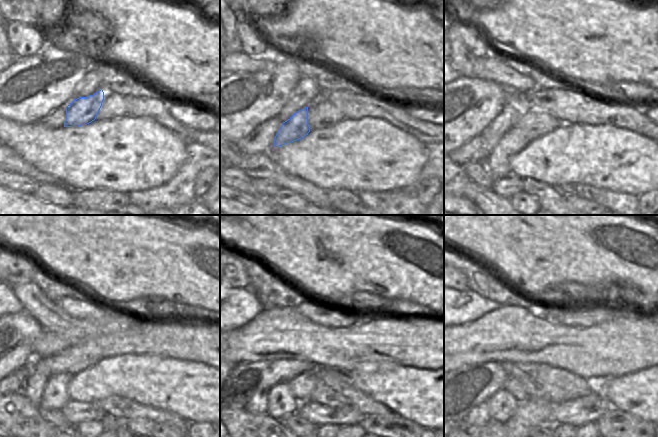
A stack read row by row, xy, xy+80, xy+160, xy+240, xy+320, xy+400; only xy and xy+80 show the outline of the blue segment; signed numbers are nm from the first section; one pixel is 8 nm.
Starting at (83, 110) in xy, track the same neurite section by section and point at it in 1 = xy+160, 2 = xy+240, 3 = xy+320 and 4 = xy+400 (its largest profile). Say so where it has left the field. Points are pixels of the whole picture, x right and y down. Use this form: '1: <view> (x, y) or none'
1: xy+160 (498, 162)
2: xy+240 (55, 396)
3: xy+320 (281, 401)
4: xy+400 (502, 405)

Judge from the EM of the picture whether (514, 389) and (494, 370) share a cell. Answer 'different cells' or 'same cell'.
different cells

